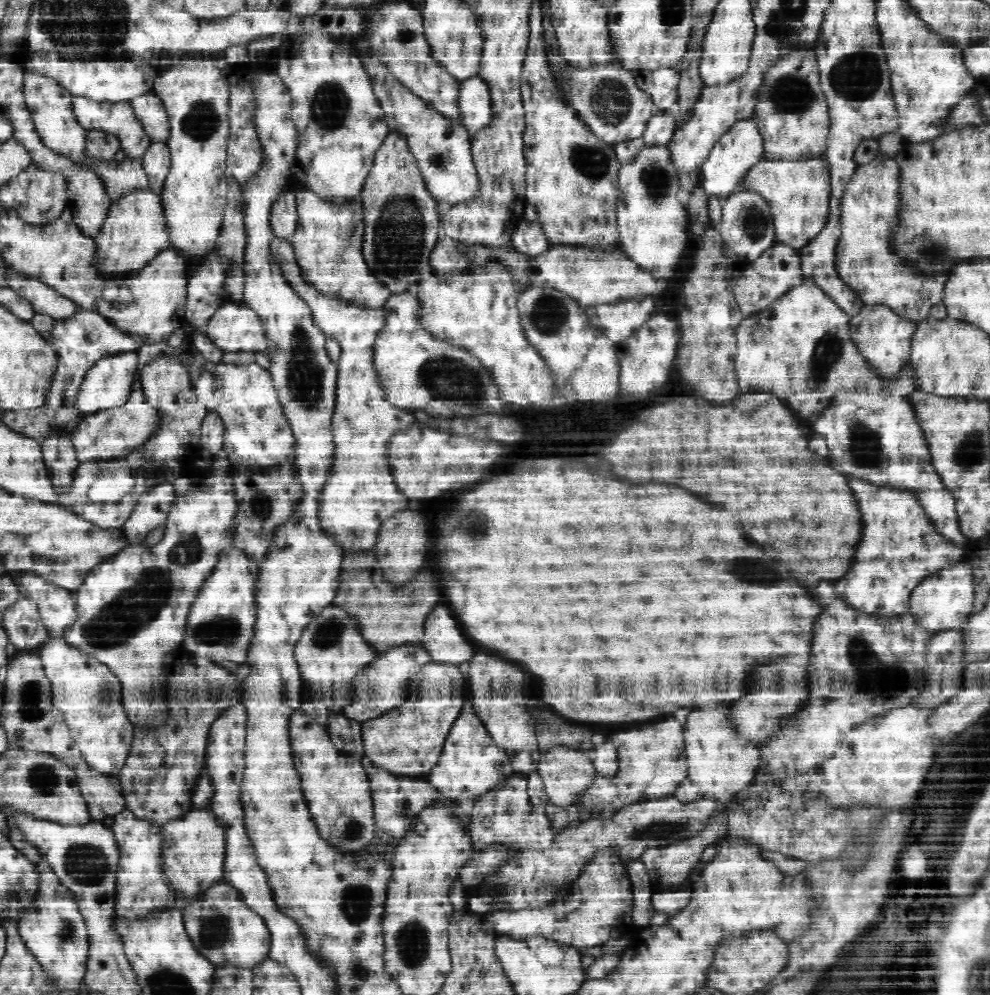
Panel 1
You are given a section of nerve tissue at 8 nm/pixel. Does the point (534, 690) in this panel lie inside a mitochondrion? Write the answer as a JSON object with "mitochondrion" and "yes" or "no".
{"mitochondrion":"no"}

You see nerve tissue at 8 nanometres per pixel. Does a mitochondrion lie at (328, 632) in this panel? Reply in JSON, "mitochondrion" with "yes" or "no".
{"mitochondrion":"yes"}

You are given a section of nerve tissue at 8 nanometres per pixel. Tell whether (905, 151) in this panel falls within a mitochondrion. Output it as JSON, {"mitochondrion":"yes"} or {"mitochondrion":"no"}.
{"mitochondrion":"no"}

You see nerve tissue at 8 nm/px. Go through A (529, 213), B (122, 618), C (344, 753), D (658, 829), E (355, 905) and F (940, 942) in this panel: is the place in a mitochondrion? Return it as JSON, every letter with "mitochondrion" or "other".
{"A":"other","B":"mitochondrion","C":"other","D":"mitochondrion","E":"mitochondrion","F":"other"}

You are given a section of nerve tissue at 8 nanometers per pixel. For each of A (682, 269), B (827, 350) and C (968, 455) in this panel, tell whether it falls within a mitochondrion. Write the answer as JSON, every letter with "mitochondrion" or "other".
{"A":"other","B":"mitochondrion","C":"mitochondrion"}

